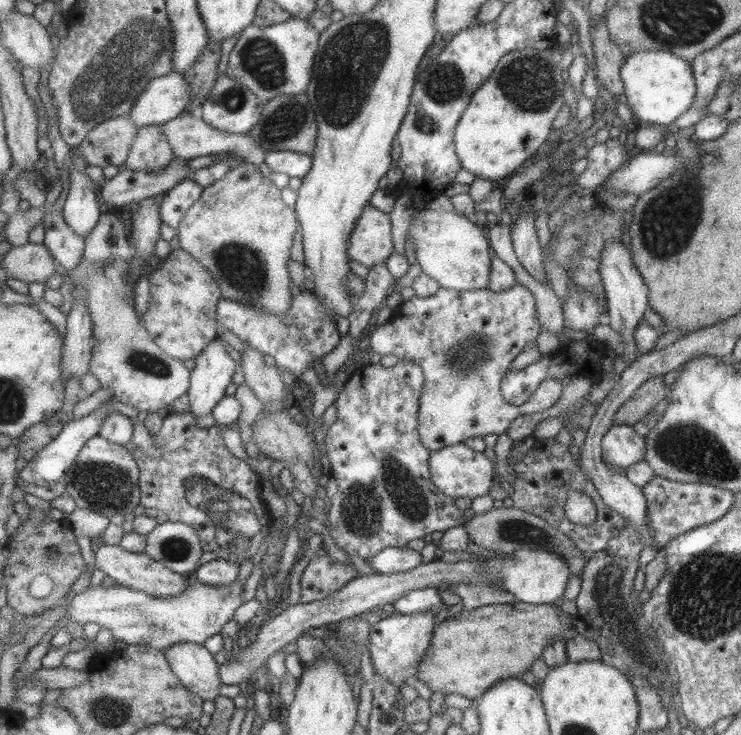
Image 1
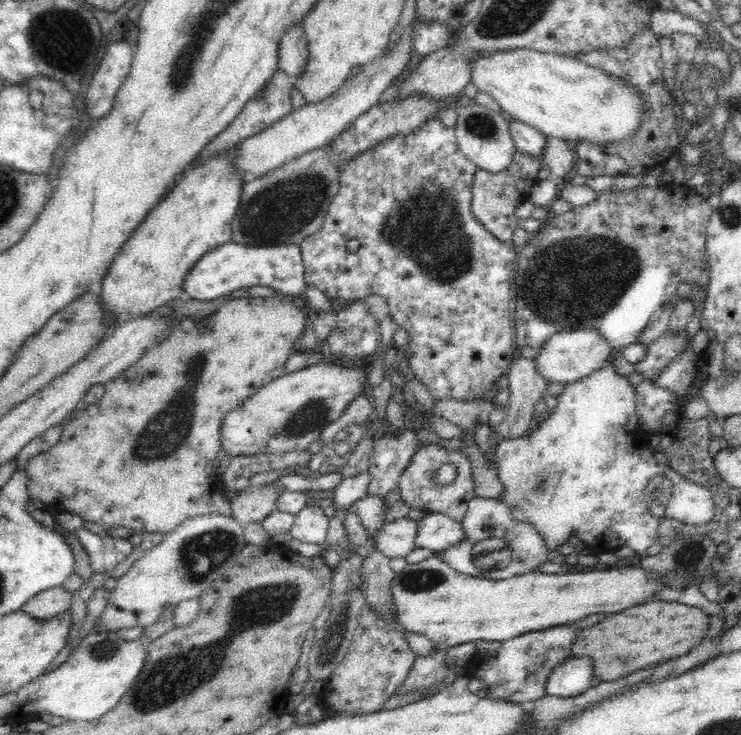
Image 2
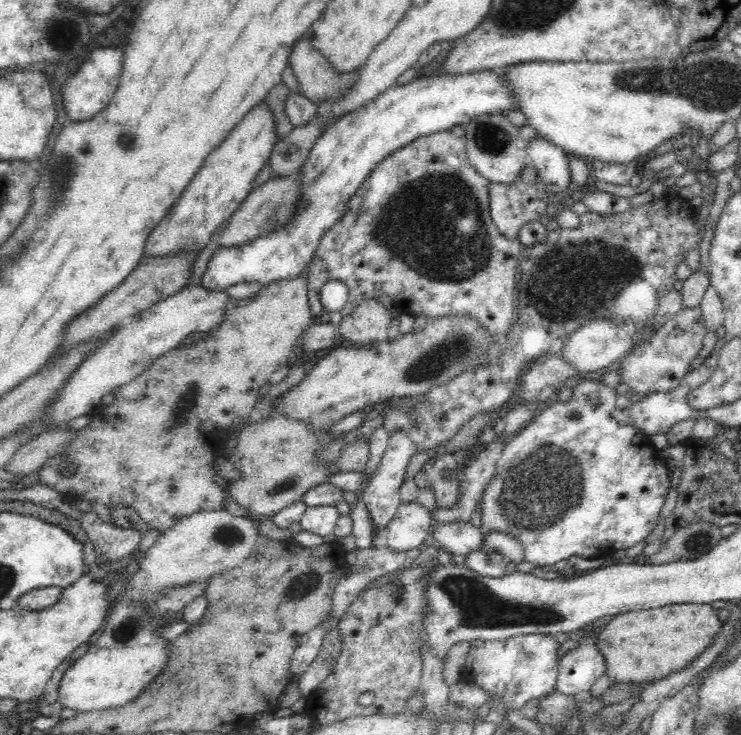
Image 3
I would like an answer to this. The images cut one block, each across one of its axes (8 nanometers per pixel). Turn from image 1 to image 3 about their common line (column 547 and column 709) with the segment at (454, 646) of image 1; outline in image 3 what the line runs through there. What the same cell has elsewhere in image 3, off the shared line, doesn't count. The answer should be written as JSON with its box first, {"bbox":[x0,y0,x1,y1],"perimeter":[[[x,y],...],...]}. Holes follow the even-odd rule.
{"bbox":[593,603,721,683],"perimeter":[[[676,603],[614,616],[593,634],[594,646],[606,661],[606,676],[614,683],[646,683],[684,668],[721,631],[714,610],[710,604]]]}

